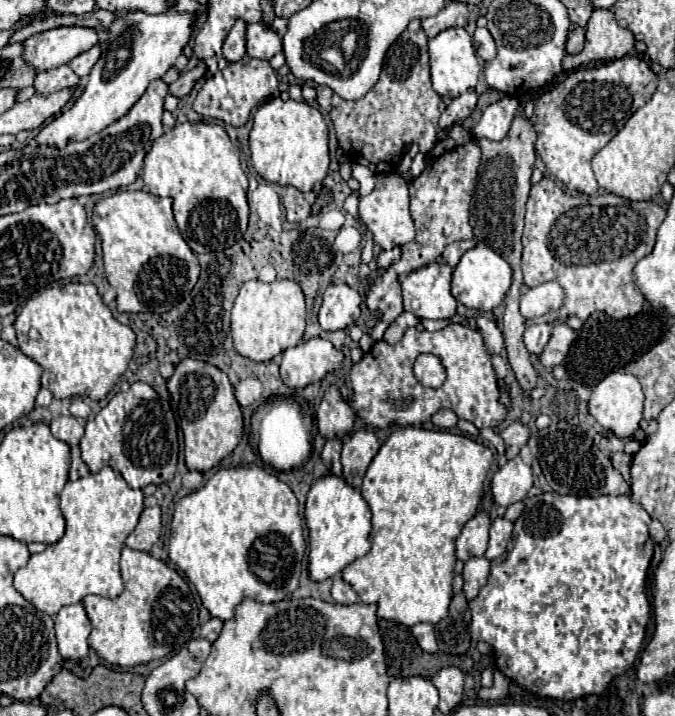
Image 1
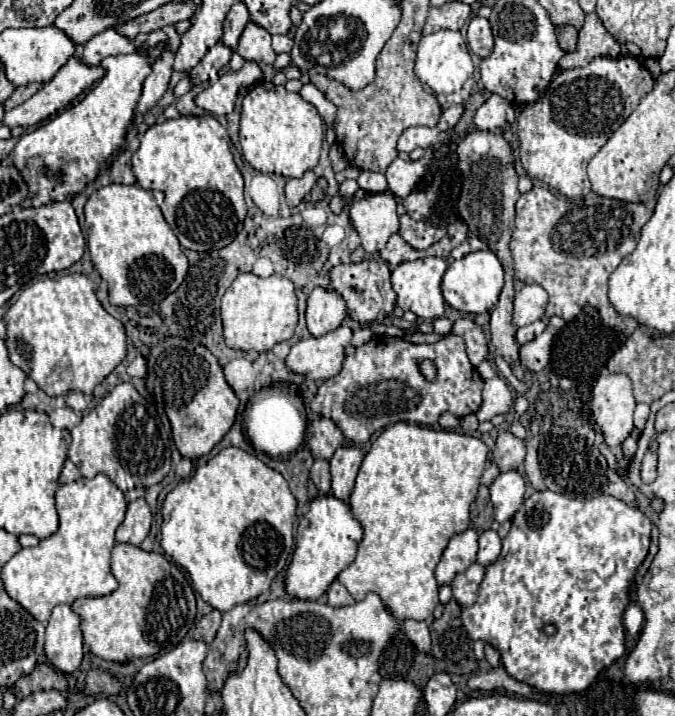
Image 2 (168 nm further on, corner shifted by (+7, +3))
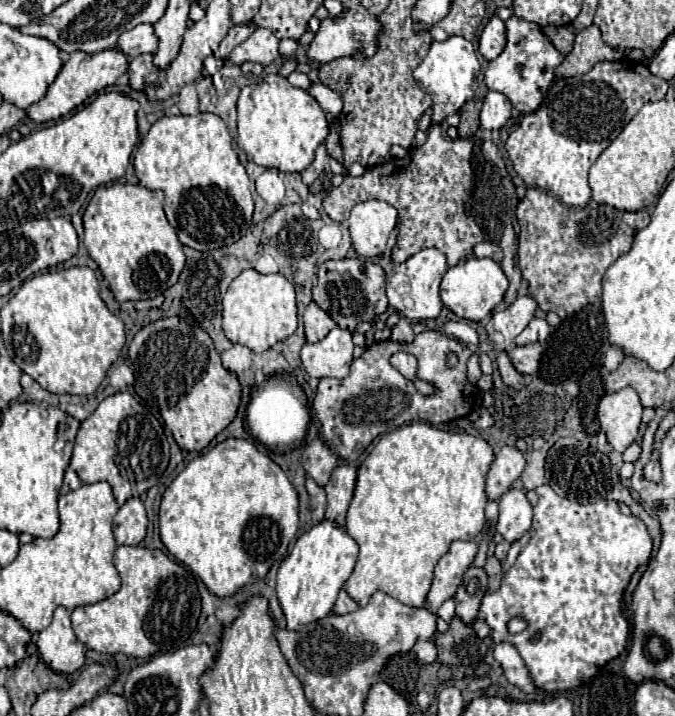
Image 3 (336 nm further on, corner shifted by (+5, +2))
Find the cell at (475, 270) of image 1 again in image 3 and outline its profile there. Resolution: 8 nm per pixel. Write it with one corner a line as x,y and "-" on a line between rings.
469,257
467,261
447,269
441,281
443,305
449,307
457,317
469,321
481,321
487,315
491,315
491,311
503,301
505,291
507,291
507,277
493,259

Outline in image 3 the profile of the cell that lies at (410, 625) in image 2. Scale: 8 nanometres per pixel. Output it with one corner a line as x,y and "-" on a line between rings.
419,641
413,651
417,653
417,659
421,663
433,663
437,659
437,649
435,649
435,643
433,641

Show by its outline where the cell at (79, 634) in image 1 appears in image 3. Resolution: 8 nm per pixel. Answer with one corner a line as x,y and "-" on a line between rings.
57,607
53,621
39,633
37,649
43,661
59,673
75,673
85,663
85,645
75,637
71,627
71,613

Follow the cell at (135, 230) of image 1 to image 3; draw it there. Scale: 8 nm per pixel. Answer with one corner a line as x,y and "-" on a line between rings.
113,183
113,185
101,185
93,193
83,213
83,227
85,227
83,245
87,247
91,259
99,265
117,301
153,299
163,291
167,291
171,285
175,285
179,279
179,273
185,267
183,245
179,243
175,229
169,225
163,213
163,203
164,193
161,190
153,191
141,185
131,185
131,183

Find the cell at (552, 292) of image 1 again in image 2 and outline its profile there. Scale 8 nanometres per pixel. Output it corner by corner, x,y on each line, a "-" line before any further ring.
525,284
515,294
515,310
513,310
515,326
525,326
535,320
541,320
545,316
547,298
549,298
549,294
545,294
543,286

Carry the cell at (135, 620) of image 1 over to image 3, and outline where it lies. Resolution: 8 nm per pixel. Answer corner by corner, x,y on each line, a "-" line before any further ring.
127,545
117,547
115,567
123,581
121,589
115,595
95,605
77,607
73,611
71,621
73,621
73,631
77,639
93,651
109,653
109,655
123,653
131,657
151,657
161,651
171,651
175,645
177,649
187,645
191,635
197,629
197,619
201,613
201,597
199,597
199,589
193,573
191,571
187,573
179,563
169,561
161,549
149,551
145,547
127,547

